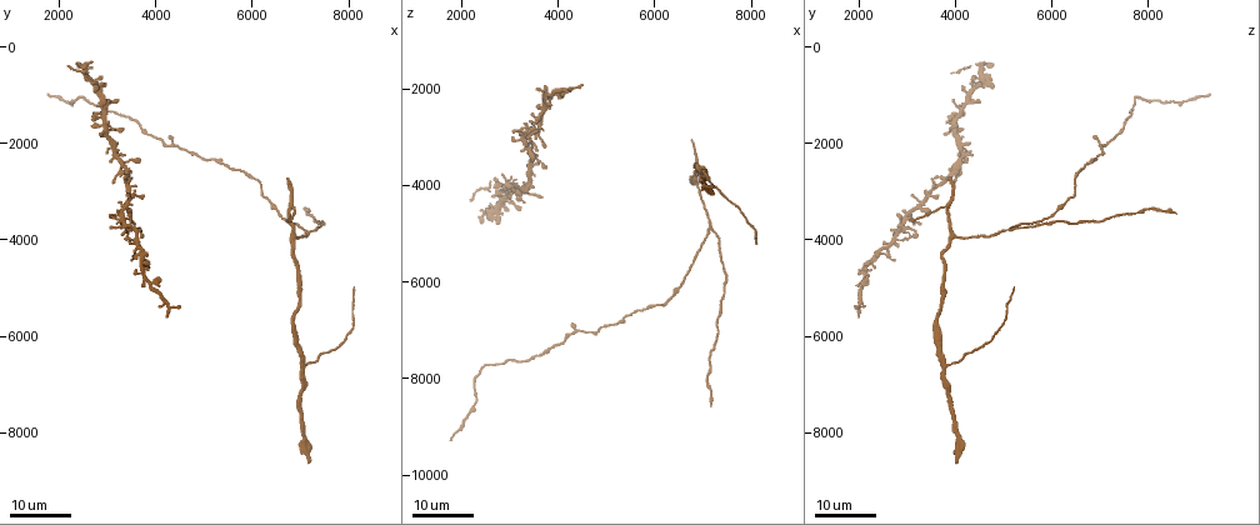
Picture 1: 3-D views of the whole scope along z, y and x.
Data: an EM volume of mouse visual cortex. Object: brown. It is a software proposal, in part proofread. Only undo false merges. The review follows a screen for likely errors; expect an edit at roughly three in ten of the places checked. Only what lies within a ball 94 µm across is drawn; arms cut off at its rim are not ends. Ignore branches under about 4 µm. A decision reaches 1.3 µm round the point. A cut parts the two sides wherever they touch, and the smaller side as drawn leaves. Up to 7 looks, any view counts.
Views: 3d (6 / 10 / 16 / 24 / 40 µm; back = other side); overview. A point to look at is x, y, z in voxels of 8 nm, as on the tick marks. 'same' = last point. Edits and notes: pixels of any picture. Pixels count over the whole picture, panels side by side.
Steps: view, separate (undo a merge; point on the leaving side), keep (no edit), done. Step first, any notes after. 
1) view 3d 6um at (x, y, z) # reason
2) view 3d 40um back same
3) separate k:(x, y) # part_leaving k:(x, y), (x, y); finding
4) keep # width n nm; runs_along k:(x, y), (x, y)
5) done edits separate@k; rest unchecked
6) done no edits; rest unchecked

view 3d 24um at (4400, 2000, 7100) # three-way junction

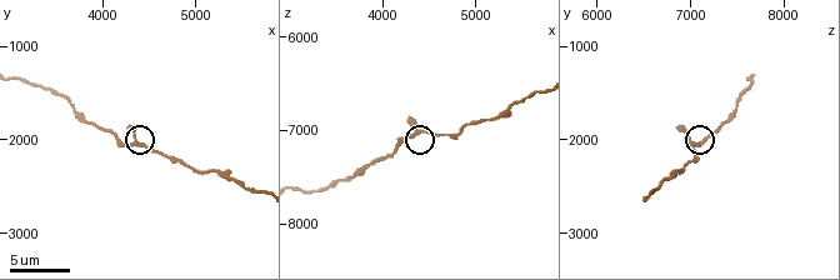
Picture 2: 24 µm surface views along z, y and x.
view 3d 6um at (4400, 2050, 7000) # zoom in

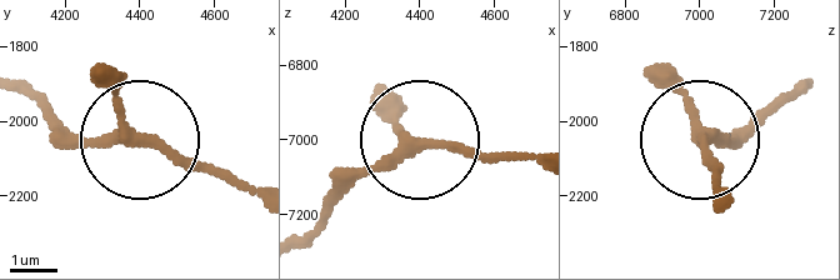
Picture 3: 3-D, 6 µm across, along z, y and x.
keep # runs_along 3:(529, 153), (410, 141), (330, 209); one cell here

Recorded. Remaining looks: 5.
view 3d 24um at (6800, 3900, 3900) # branch point

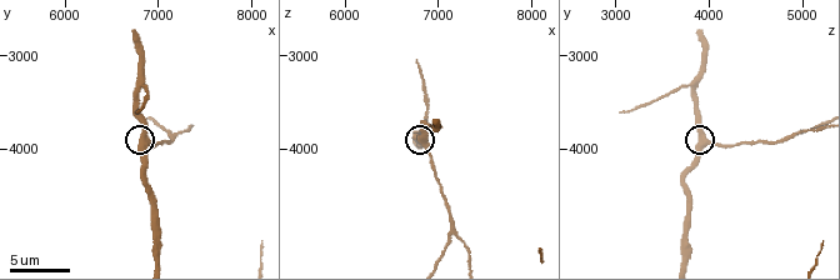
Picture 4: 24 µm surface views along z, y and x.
view 3d 6um at (6850, 3900, 3950)

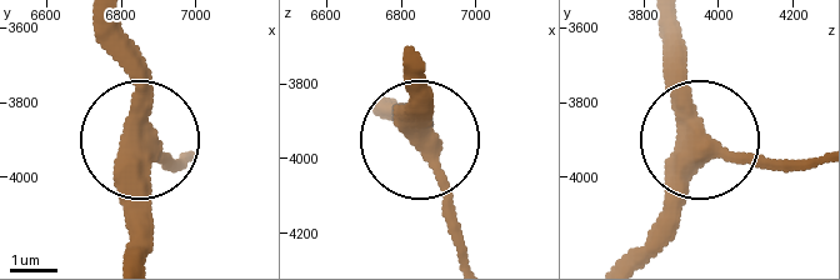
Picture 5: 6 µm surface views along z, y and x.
keep # width 420 nm; runs_along 5:(813, 164), (716, 151), (681, 80), (681, 36); continuous, no second cell

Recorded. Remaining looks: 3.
view 3d 16um at (7150, 3850, 4900) # three arms meet

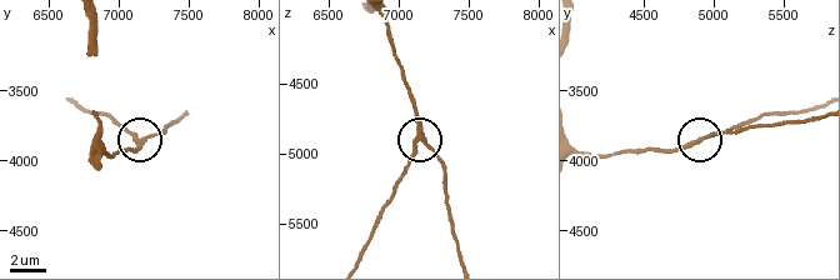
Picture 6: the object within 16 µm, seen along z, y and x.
keep # width 230 nm; one cell here

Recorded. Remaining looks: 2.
done no edits; rest unchecked

